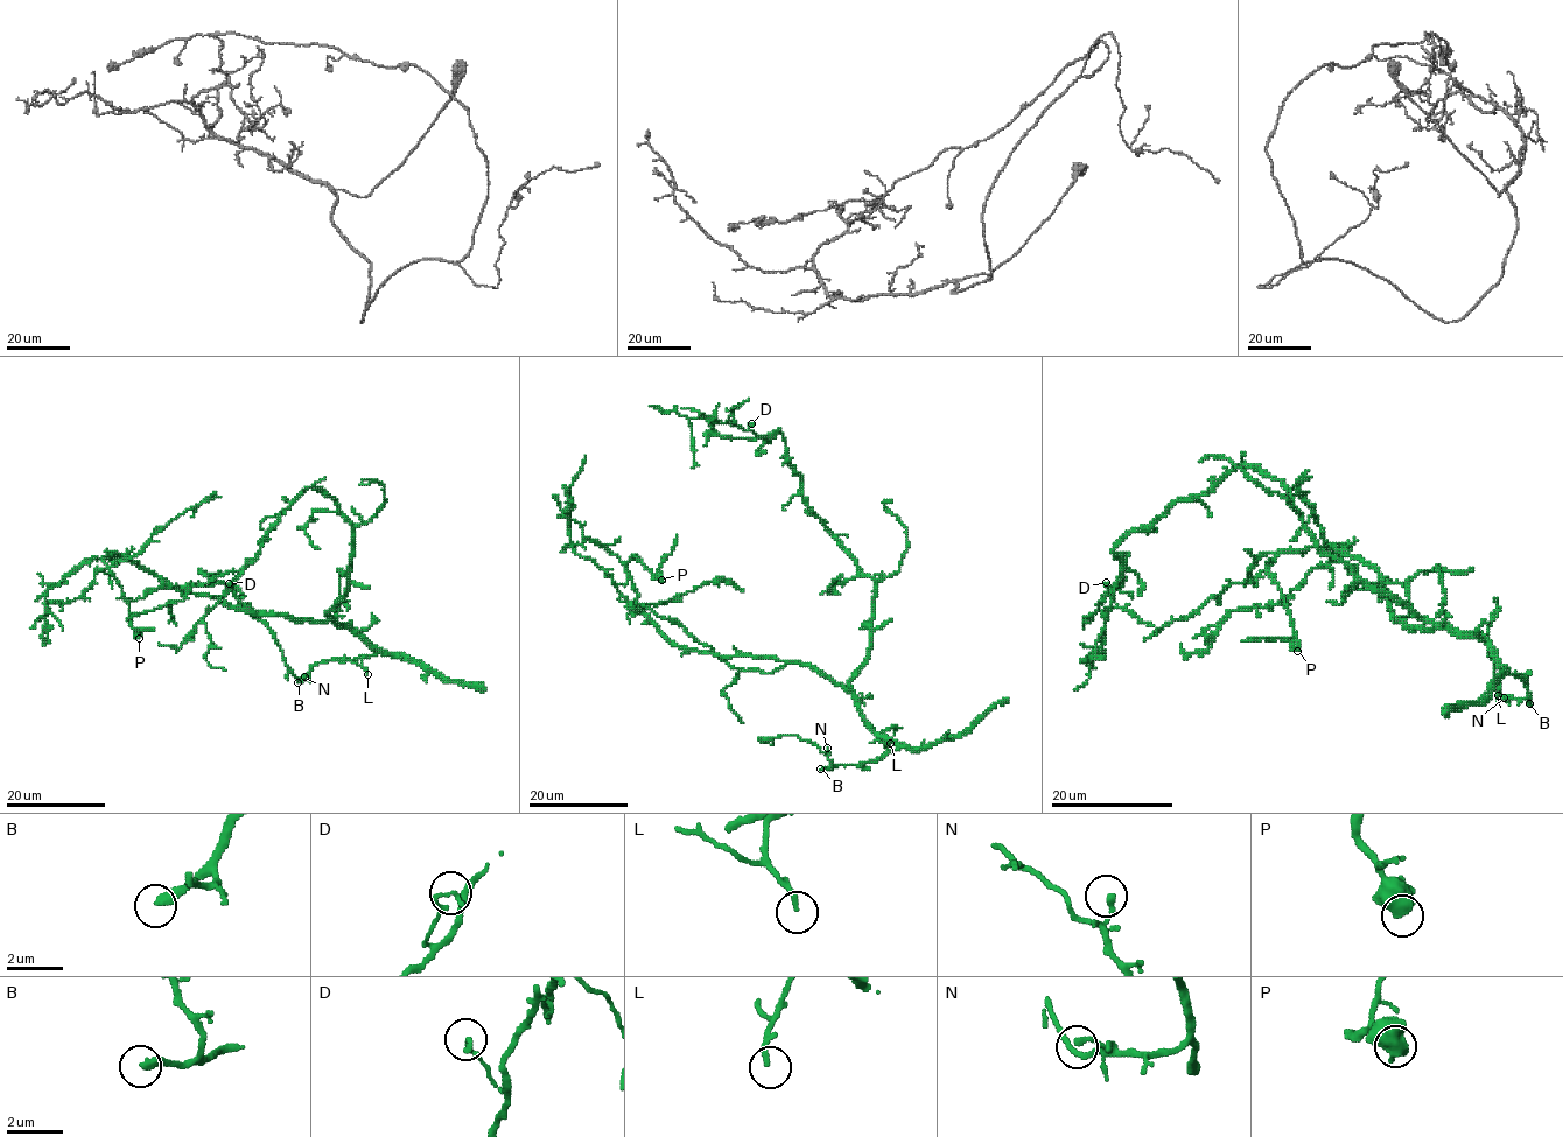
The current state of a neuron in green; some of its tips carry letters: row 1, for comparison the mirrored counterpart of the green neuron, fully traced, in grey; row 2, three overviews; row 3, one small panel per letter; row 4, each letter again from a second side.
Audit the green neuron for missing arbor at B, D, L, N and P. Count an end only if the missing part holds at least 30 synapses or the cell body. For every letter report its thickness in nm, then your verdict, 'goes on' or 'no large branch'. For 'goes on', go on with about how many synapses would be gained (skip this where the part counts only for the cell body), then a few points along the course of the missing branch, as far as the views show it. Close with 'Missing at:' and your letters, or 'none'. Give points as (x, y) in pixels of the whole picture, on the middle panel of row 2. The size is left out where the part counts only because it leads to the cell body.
B: 340 nm | goes on | 35 syn | (820, 769), (756, 784), (729, 808), (699, 805)
D: 170 nm | no large branch
L: 180 nm | no large branch
N: 200 nm | no large branch
P: 700 nm | no large branch
Missing at: B

